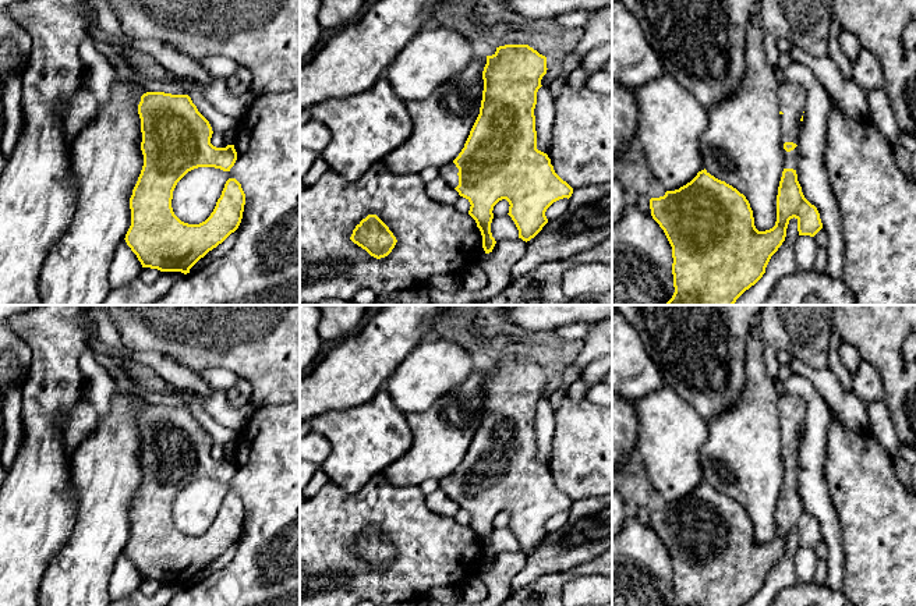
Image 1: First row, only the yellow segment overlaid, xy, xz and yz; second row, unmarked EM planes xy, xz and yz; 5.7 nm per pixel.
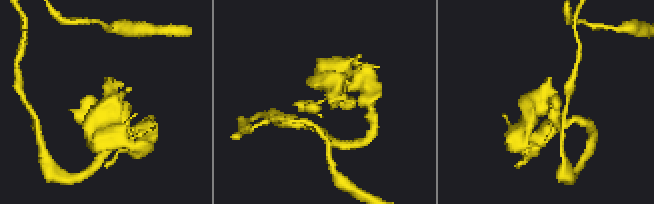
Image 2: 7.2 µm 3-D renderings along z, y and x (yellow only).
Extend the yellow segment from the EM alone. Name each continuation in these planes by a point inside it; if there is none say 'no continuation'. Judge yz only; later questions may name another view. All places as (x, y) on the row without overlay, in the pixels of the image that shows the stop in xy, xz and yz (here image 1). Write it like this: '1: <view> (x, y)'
1: yz (792, 408)

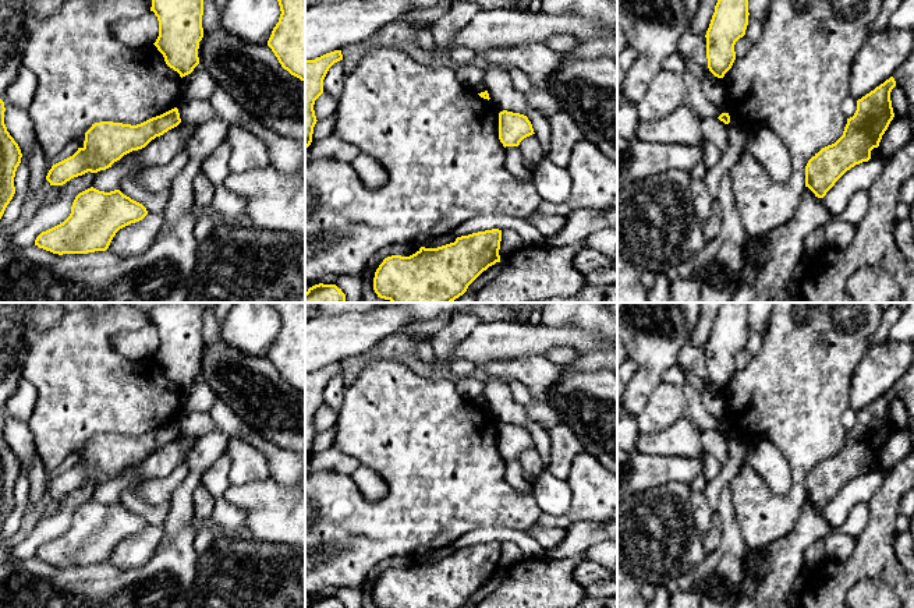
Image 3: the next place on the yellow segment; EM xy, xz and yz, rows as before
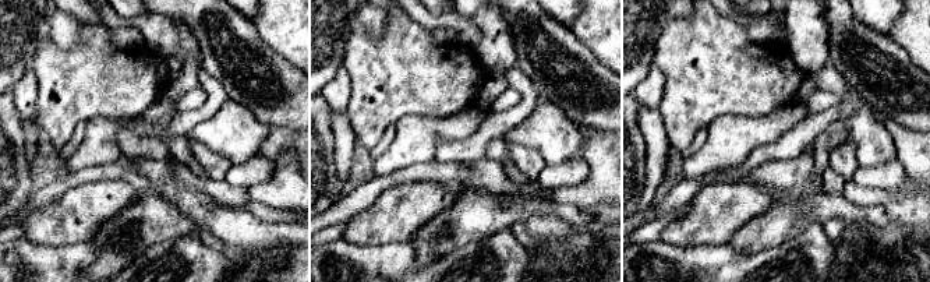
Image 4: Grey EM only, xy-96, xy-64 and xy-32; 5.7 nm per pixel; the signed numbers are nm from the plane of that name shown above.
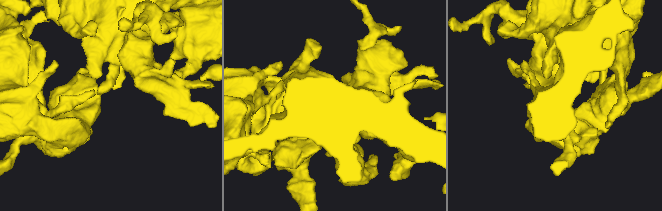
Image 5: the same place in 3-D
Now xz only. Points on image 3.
no continuation

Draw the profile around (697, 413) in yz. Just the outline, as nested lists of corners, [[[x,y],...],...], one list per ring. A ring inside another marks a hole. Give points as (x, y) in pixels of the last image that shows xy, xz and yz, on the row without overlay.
[[[688,382],[683,386],[687,400],[687,417],[701,430],[719,430],[722,425],[729,425],[725,414],[713,417],[702,404],[701,393]]]

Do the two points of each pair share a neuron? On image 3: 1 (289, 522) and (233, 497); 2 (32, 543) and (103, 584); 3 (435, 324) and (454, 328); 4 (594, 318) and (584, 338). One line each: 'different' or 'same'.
1: same
2: different
3: different
4: different

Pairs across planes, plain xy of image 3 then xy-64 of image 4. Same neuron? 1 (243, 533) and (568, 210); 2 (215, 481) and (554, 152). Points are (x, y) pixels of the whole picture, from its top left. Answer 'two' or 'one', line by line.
1: one
2: two

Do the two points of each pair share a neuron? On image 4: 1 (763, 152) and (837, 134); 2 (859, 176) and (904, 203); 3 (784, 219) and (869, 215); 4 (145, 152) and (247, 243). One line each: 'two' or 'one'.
1: two
2: one
3: one
4: two

